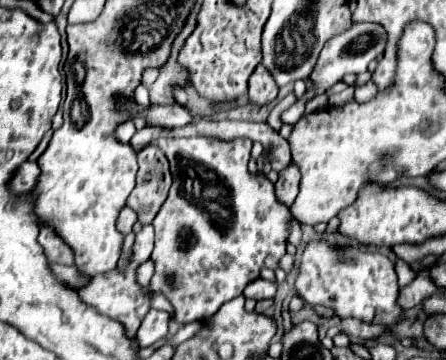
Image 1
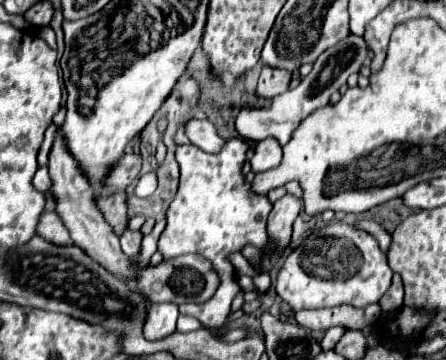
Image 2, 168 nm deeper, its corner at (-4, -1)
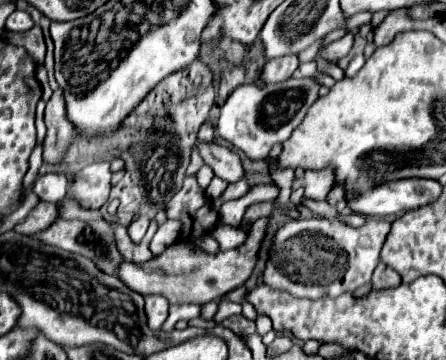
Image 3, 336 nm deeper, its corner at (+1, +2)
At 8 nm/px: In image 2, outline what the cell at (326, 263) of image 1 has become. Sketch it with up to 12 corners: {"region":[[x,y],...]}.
{"region":[[325,225],[275,289],[293,311],[367,307],[393,271],[373,235]]}

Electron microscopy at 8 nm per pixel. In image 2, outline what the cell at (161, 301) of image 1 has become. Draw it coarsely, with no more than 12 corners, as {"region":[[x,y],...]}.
{"region":[[180,314],[176,330],[186,333],[197,330],[201,323],[196,318]]}

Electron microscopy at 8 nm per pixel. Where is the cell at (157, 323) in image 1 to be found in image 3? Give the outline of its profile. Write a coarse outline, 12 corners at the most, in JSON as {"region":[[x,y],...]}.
{"region":[[144,296],[148,326],[160,330],[168,316],[168,300]]}

